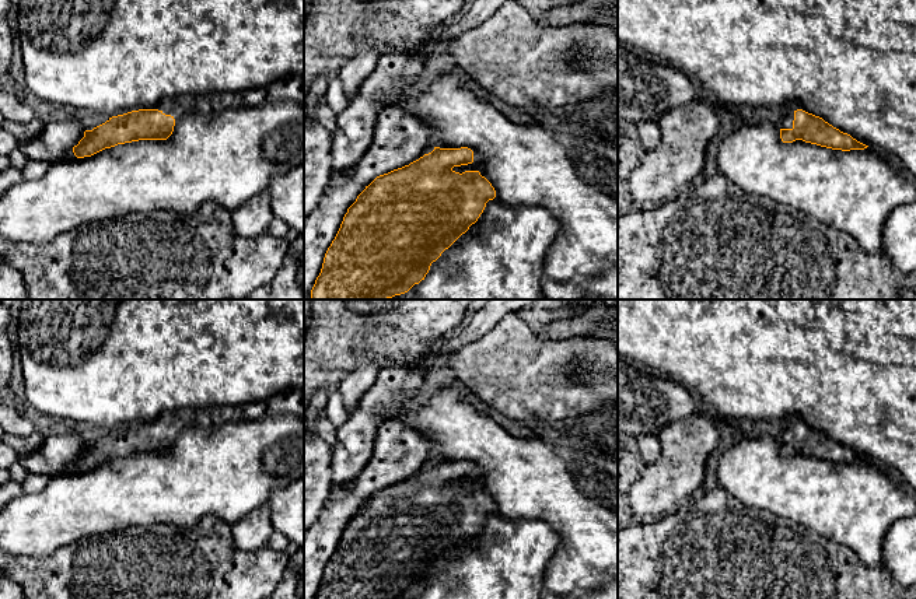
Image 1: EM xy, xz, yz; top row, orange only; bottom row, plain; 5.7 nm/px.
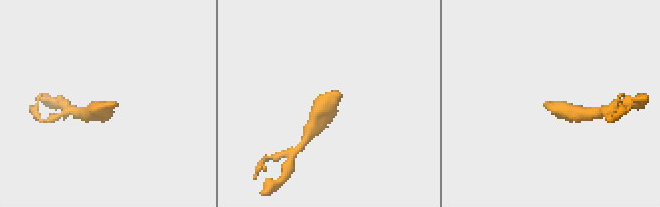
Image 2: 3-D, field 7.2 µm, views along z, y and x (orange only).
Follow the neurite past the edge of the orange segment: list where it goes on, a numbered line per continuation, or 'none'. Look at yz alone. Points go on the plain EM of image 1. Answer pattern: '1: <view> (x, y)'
1: yz (787, 435)

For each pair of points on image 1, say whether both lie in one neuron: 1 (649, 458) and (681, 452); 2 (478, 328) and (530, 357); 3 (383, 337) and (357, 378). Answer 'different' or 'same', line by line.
1: different
2: different
3: different

